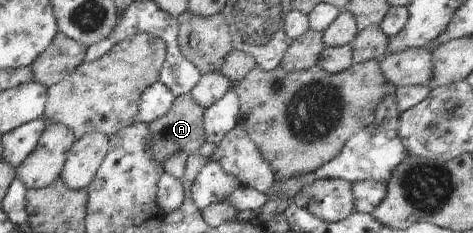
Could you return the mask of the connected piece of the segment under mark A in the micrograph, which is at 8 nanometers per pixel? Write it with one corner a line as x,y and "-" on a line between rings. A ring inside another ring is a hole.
191,93
176,97
171,110
164,117
150,122
147,126
151,131
150,149
161,164
165,159
179,151
186,152
188,156
196,155
199,152
199,148
206,142
204,108
195,102

